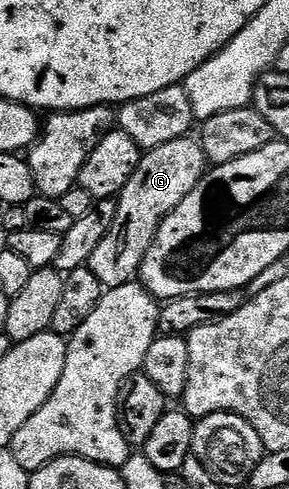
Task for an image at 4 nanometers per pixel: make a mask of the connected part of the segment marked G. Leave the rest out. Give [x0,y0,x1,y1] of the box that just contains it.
[87,136,210,290]

